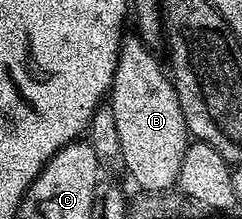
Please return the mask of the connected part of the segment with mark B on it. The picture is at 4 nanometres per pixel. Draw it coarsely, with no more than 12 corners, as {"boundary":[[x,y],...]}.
{"boundary":[[122,35],[113,87],[121,164],[168,192],[191,137],[170,73]]}

